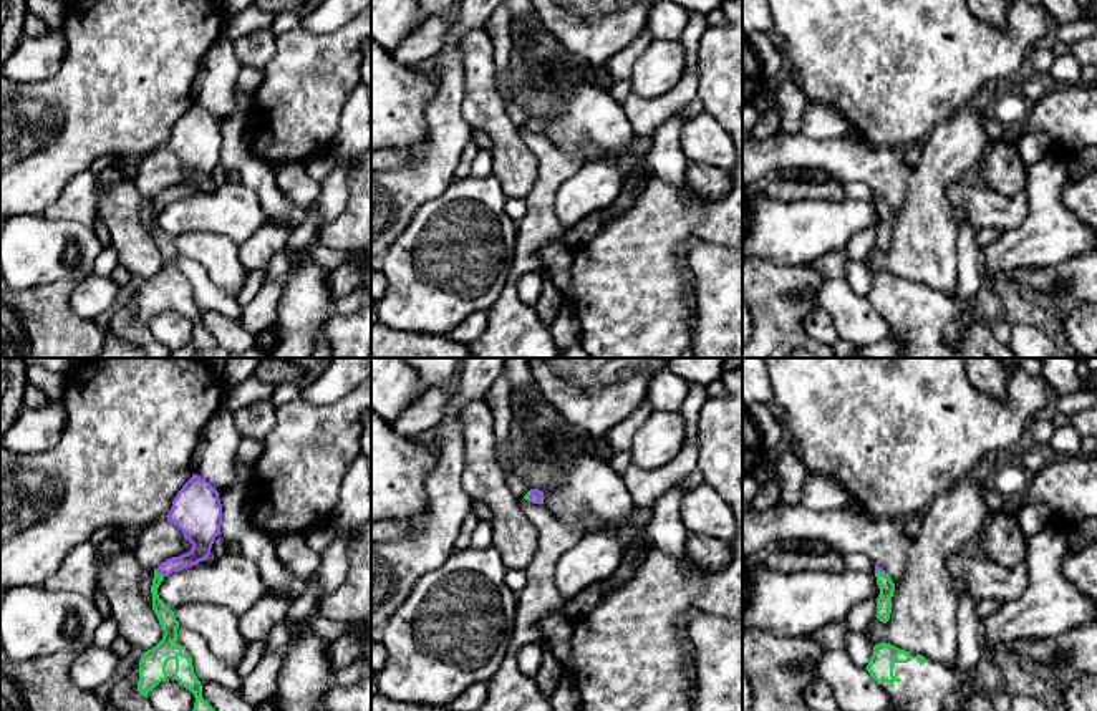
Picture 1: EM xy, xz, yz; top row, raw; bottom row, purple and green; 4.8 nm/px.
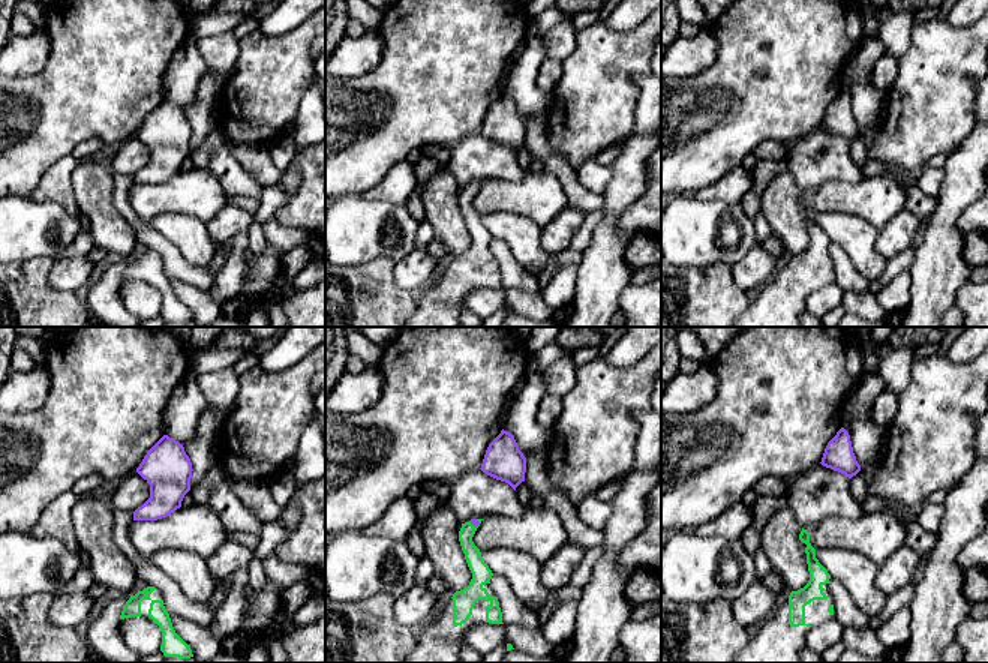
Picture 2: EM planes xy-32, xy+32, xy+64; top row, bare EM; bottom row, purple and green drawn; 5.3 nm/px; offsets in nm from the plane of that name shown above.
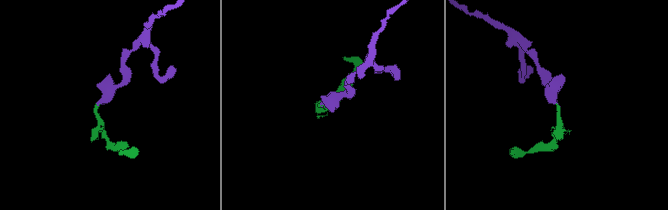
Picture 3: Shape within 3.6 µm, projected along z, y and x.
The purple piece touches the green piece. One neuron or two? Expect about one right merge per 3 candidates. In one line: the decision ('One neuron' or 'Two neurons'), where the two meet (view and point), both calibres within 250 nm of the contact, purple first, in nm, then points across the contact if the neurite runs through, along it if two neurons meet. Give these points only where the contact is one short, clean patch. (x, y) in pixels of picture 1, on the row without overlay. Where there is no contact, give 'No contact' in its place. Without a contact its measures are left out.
One neuron. Touches purple at xy (159, 201). Thickness 100 nm (purple) against 90 nm. Path across: xy (201, 171), (189, 188), (159, 201), (154, 226), (168, 251)

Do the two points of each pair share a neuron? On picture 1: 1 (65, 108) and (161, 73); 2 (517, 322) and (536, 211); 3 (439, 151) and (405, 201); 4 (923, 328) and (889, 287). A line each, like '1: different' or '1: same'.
1: same
2: same
3: same
4: same

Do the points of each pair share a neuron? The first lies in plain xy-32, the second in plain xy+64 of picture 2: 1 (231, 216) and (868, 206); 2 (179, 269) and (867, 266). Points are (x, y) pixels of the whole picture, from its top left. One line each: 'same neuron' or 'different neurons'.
1: different neurons
2: different neurons

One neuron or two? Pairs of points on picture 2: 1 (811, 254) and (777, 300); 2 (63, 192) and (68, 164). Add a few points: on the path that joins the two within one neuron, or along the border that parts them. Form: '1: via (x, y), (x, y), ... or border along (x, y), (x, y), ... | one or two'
1: via (810, 266), (789, 288) | one
2: via (63, 185), (63, 171) | one

